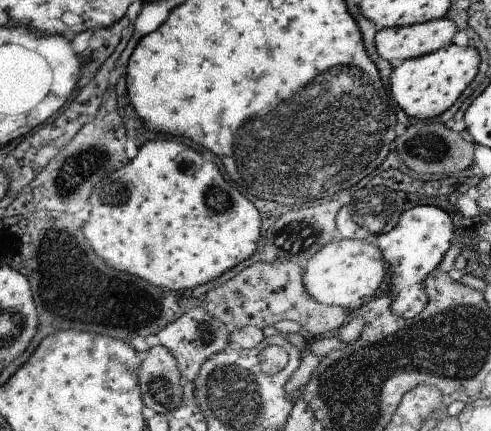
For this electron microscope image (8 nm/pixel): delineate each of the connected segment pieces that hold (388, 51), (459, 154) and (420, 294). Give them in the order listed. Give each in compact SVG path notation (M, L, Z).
M444 17L409 27L383 28L374 40L378 54L396 68L408 59L450 46L457 30L456 24Z
M418 120L416 124L407 127L406 132L396 138L396 148L402 154L402 162L409 170L418 175L445 174L454 176L455 173L468 168L474 163L474 142L466 142L455 130L446 128L444 123L424 122Z
M418 205L398 214L396 226L384 235L377 235L377 246L382 251L388 271L391 271L389 286L392 302L390 311L403 319L413 319L428 305L426 280L440 266L443 256L450 248L452 228L450 216L435 206Z

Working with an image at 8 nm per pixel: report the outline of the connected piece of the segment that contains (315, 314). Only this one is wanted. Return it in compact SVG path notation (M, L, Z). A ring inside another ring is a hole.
M281 259L262 260L260 263L254 263L248 268L242 270L238 275L225 282L222 286L210 290L203 298L201 303L206 313L214 318L221 320L225 325L234 329L257 329L258 331L265 327L273 327L280 320L294 320L301 325L305 334L313 339L317 334L326 334L330 330L340 328L342 324L349 322L351 313L344 307L338 305L324 305L311 298L304 284L304 266L296 264L294 261L284 261Z

